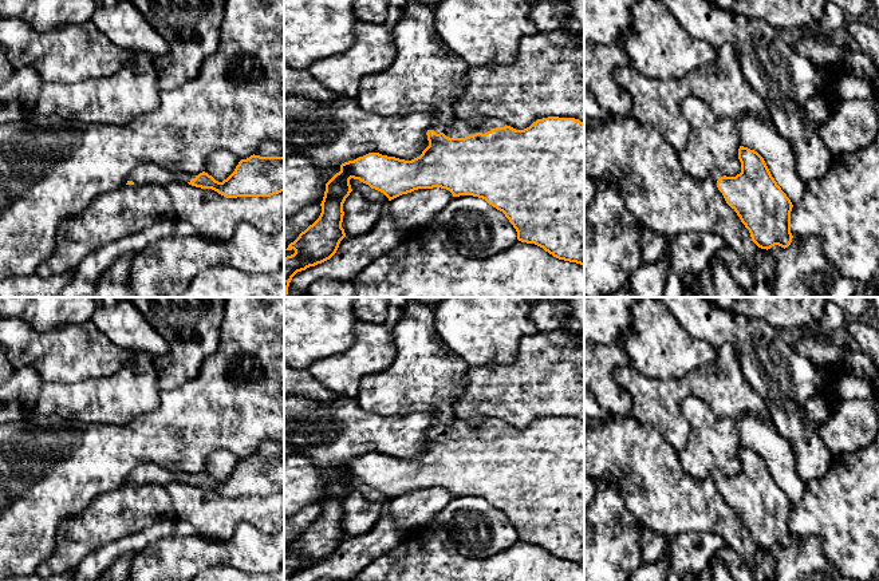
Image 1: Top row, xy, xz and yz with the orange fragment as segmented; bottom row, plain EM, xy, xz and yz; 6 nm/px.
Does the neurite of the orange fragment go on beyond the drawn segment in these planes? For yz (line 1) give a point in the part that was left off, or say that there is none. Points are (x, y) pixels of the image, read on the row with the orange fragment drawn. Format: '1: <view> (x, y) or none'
1: yz (716, 174)

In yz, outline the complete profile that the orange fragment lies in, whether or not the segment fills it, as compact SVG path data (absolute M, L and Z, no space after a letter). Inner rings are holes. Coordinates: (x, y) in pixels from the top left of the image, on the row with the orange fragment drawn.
M740 146L741 173L726 177L718 169L710 179L726 203L749 230L752 241L761 249L774 245L788 248L792 242L792 202L772 177L764 158L754 150Z

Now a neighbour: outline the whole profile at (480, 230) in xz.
M473 195L453 197L429 224L435 225L448 230L458 252L468 258L490 258L519 241L505 214Z

